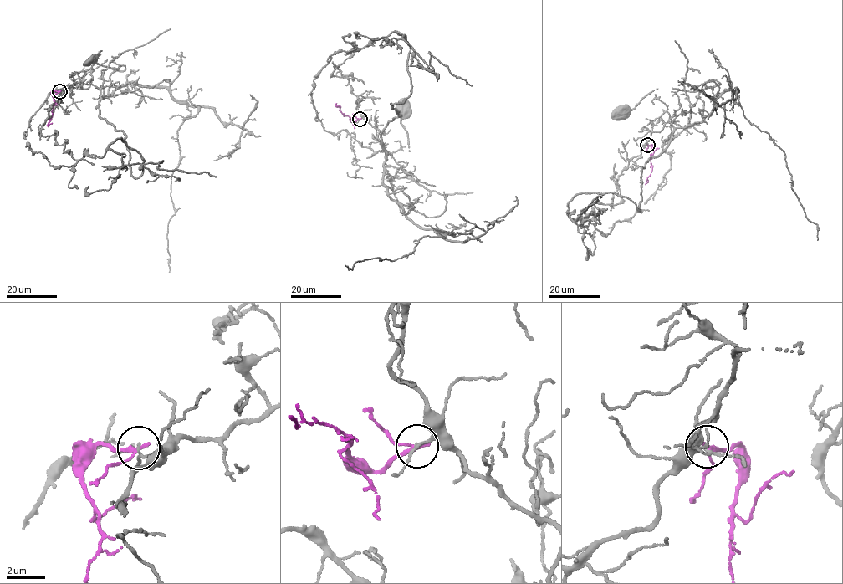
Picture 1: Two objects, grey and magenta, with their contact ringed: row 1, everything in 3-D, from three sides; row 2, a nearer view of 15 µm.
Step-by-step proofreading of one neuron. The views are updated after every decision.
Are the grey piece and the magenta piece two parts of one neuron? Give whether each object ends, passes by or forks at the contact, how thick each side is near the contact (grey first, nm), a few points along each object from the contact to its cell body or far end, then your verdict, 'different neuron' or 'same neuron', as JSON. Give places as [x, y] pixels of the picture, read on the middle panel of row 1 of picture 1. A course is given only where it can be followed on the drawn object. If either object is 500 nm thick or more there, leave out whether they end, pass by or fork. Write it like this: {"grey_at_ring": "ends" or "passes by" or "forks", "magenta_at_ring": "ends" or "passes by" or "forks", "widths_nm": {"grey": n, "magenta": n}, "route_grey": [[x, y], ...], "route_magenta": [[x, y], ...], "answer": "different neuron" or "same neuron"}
{"grey_at_ring": "passes by", "magenta_at_ring": "passes by", "widths_nm": {"grey": 100, "magenta": 190}, "route_grey": [[360, 119], [379, 130], [384, 146], [377, 151], [392, 153], [408, 146], [404, 110]], "route_magenta": [[360, 119], [355, 122], [349, 116], [344, 115], [336, 106], [340, 107]], "answer": "different neuron"}

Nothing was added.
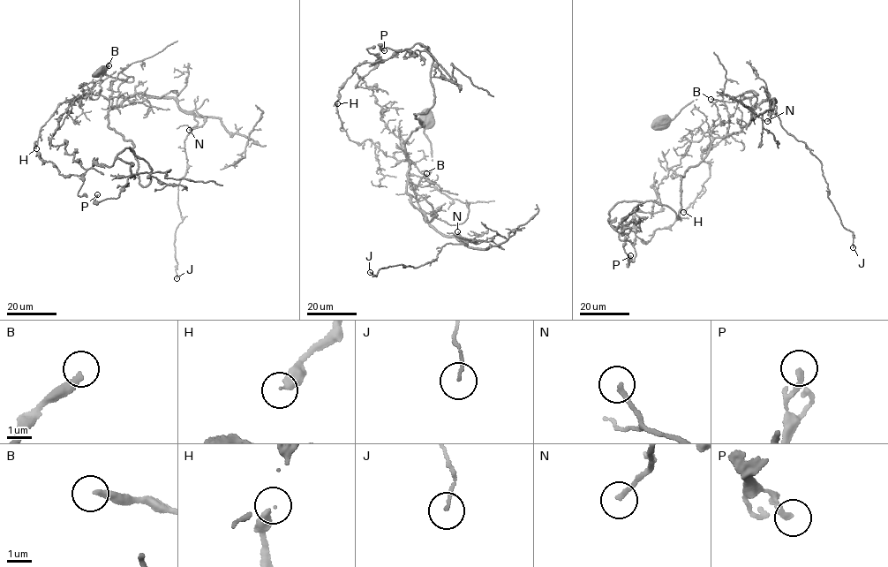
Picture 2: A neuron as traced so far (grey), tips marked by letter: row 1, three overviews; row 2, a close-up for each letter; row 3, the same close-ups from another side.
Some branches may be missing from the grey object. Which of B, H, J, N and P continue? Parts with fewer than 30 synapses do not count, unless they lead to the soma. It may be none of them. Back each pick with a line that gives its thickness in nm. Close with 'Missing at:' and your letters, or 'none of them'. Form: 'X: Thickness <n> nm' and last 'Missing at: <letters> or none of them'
Missing at: none of them

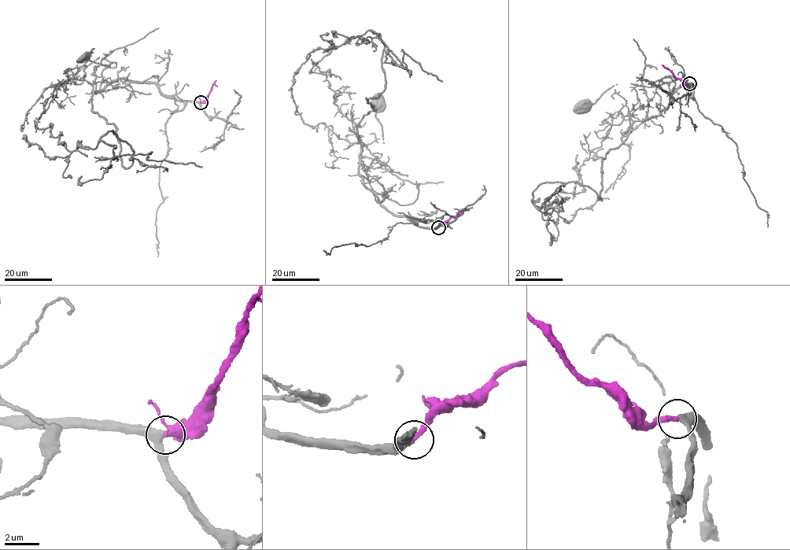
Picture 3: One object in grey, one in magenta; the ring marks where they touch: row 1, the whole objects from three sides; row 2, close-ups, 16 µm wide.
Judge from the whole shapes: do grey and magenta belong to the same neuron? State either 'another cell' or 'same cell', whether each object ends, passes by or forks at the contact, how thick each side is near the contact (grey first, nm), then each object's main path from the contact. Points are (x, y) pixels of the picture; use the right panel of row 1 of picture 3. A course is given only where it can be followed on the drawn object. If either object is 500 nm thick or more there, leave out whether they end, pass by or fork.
same cell | grey passes by | magenta ends | 280/300 nm | grey via (689, 83), (694, 87), (684, 79), (667, 107), (642, 120), (627, 115), (625, 100), (613, 86), (584, 105) | magenta via (689, 83), (682, 82), (662, 64)

